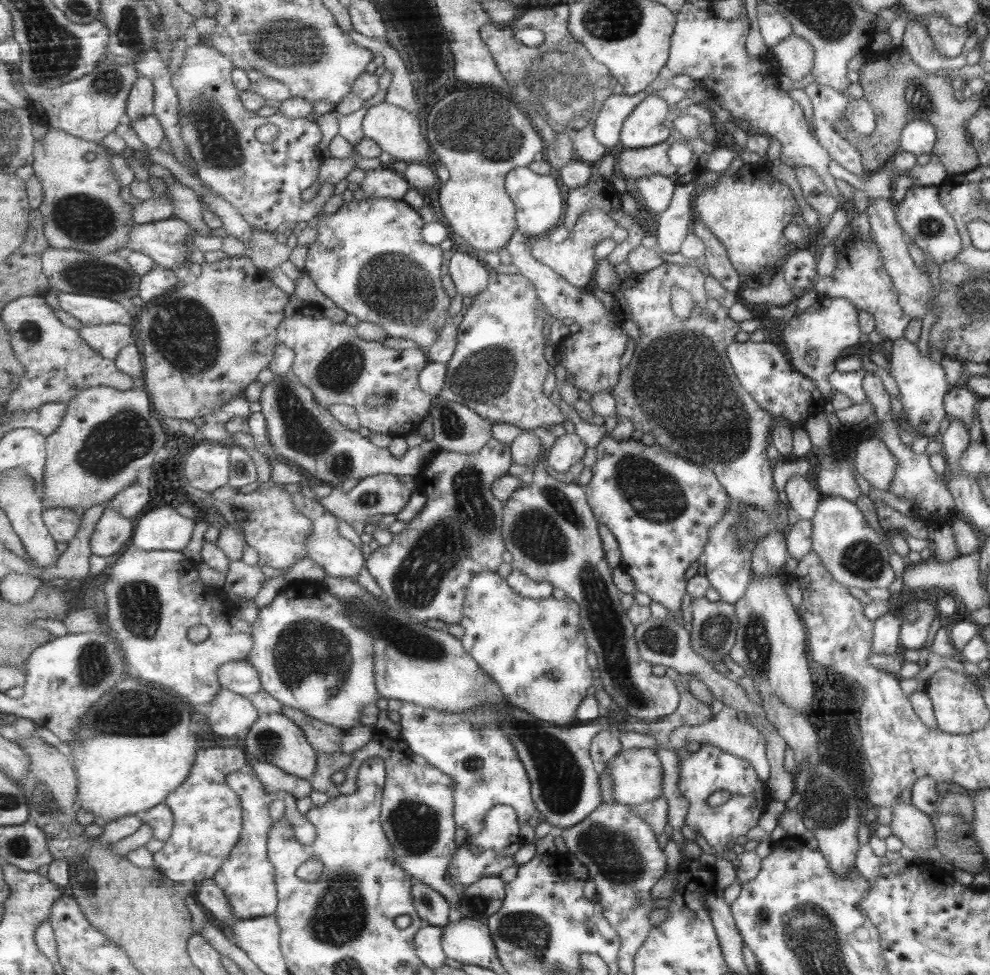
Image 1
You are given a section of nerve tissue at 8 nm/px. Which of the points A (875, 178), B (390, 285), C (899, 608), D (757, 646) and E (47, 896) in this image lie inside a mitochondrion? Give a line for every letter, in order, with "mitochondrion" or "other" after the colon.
A: other
B: mitochondrion
C: other
D: mitochondrion
E: other

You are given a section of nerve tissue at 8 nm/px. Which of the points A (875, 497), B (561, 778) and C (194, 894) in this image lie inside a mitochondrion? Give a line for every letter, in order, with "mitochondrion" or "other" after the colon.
A: other
B: mitochondrion
C: other

